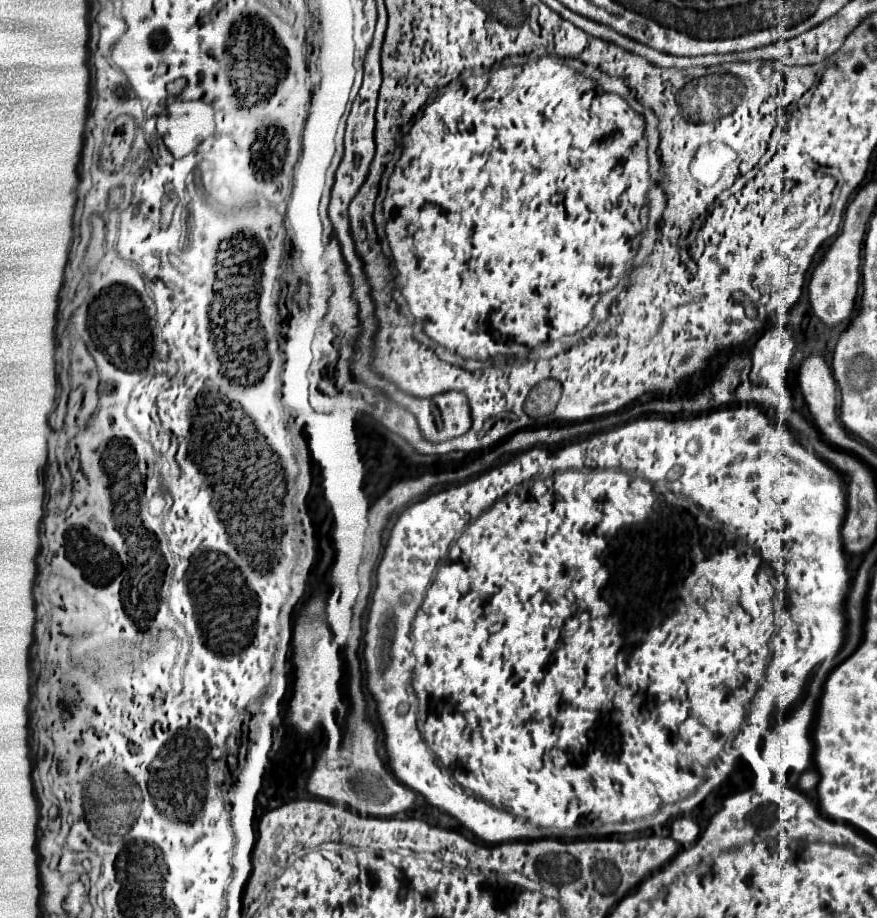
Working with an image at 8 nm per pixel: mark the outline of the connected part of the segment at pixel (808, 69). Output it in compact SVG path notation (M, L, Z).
M773 61L773 71L779 72L785 82L783 92L788 98L789 104L798 101L805 93L806 87L812 87L817 79L817 68L819 65L794 66L783 65L780 61Z

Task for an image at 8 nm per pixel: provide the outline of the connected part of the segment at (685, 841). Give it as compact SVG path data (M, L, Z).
M675 818L671 822L671 838L681 846L689 846L699 838L699 826L689 818Z

